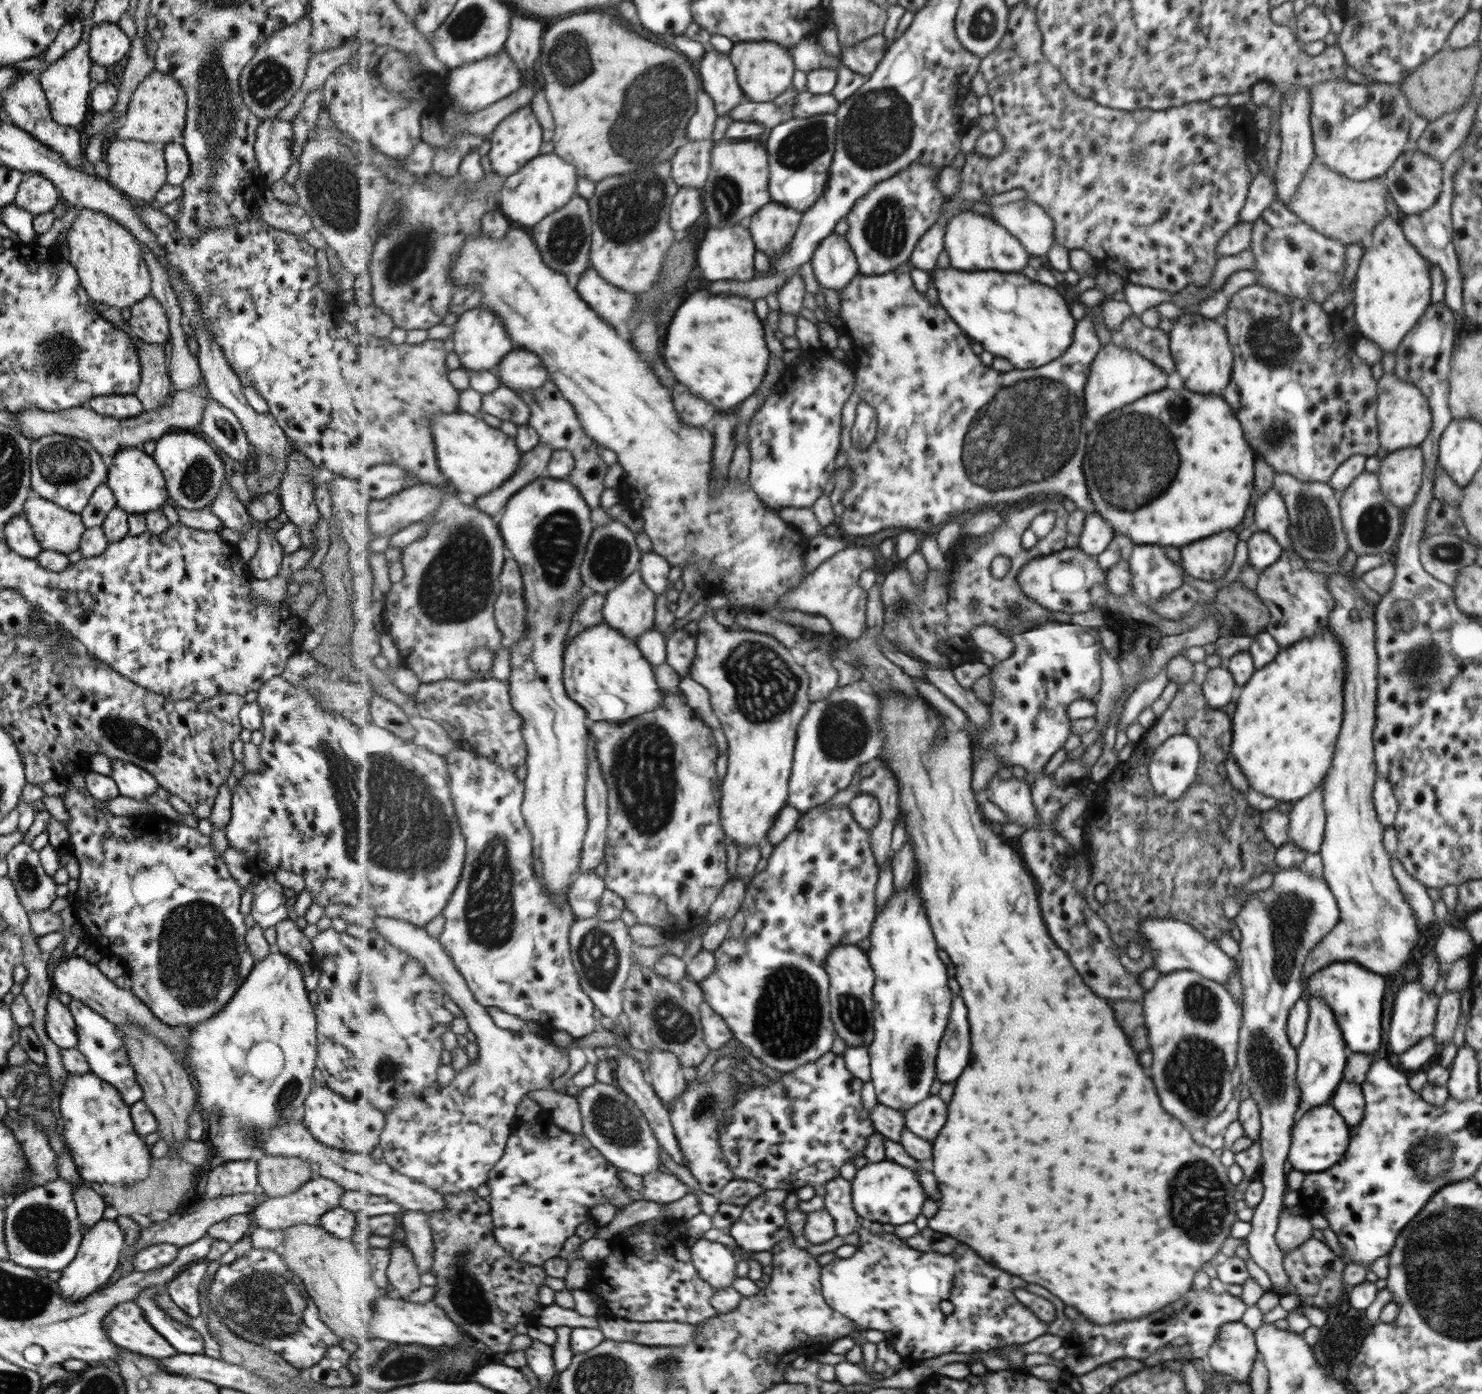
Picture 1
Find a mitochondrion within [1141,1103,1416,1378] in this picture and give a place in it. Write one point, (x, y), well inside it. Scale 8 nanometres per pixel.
(1197, 1199)

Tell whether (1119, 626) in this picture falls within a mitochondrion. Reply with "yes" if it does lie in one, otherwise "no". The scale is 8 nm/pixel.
no

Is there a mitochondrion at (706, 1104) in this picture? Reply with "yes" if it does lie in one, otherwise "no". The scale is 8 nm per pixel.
yes

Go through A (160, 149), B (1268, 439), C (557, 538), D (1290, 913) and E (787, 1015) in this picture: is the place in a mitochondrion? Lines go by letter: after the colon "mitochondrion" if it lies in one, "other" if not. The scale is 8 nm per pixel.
A: other
B: mitochondrion
C: mitochondrion
D: mitochondrion
E: mitochondrion

